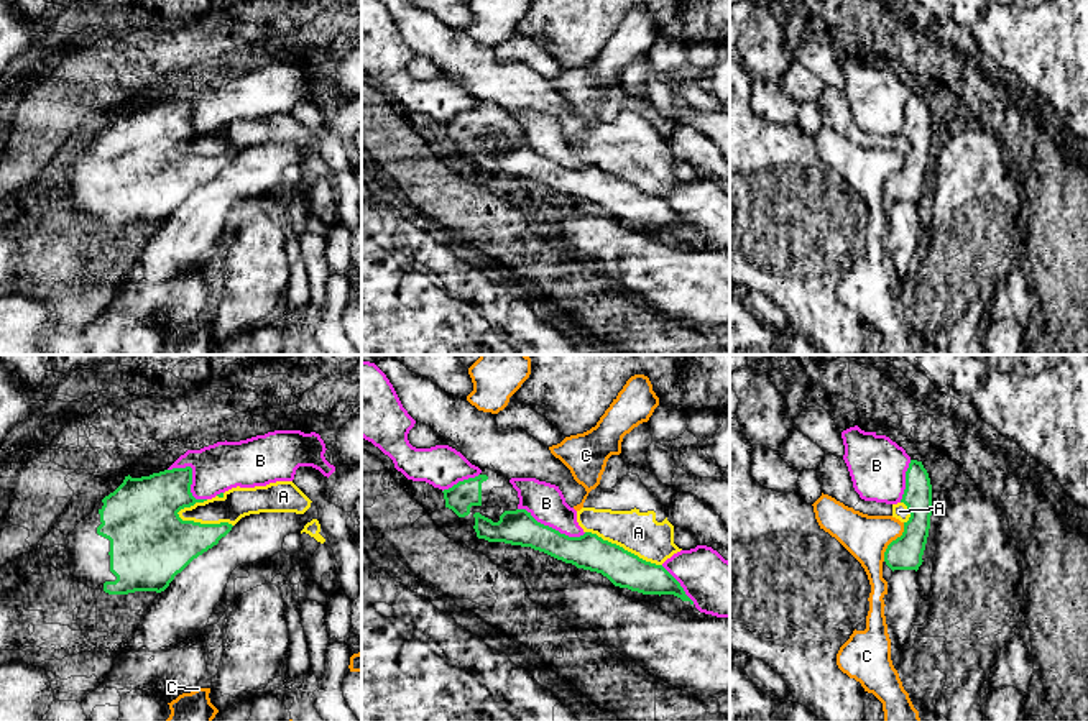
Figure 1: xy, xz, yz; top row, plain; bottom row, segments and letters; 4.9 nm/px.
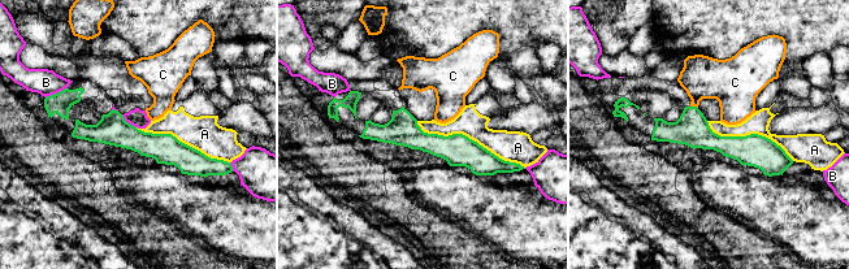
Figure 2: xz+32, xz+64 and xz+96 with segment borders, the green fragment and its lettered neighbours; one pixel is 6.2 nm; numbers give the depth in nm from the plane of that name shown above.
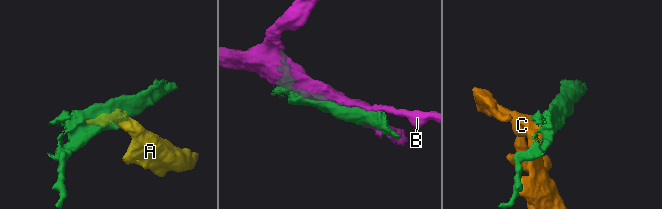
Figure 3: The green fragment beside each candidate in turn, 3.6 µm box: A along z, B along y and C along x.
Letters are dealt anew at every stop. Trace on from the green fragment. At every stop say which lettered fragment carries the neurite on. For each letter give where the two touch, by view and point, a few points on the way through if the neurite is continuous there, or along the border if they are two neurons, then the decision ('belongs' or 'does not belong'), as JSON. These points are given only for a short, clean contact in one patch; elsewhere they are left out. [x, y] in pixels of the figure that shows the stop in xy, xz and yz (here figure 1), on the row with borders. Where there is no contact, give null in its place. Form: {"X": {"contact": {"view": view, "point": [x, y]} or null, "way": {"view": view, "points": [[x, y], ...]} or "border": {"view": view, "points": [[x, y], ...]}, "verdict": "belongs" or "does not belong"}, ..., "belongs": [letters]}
{"A": {"contact": {"view": "xy", "point": [204, 524]}, "verdict": "does not belong"}, "B": {"contact": {"view": "xz", "point": [551, 528]}, "verdict": "does not belong"}, "C": {"contact": {"view": "yz", "point": [893, 541]}, "verdict": "does not belong"}, "belongs": []}

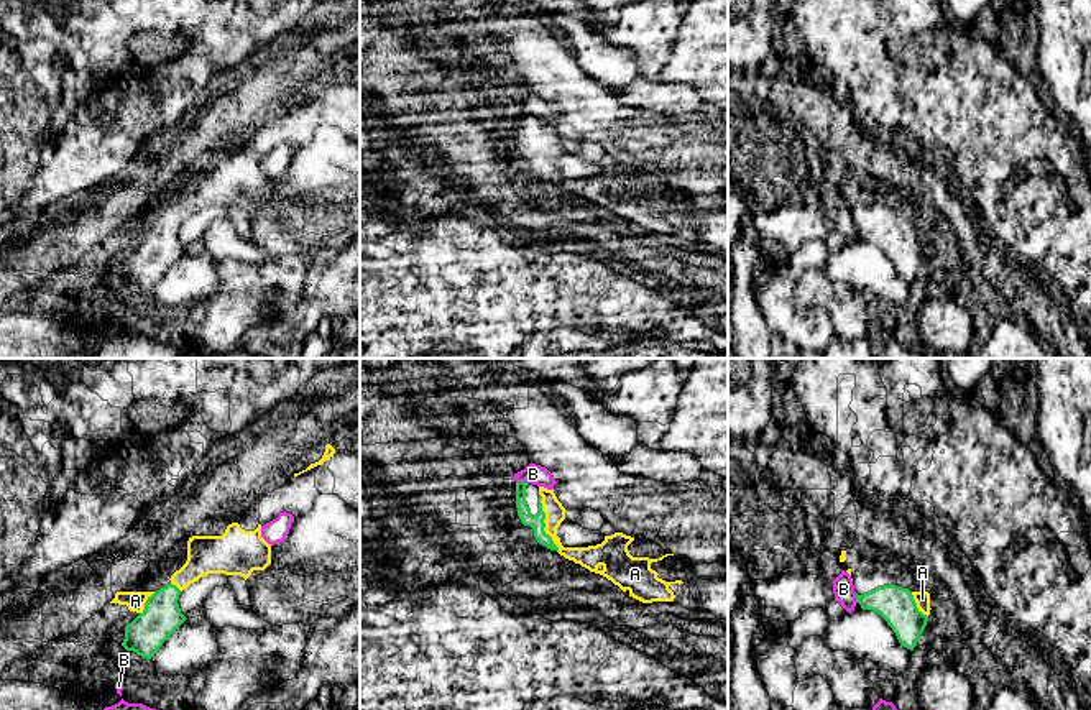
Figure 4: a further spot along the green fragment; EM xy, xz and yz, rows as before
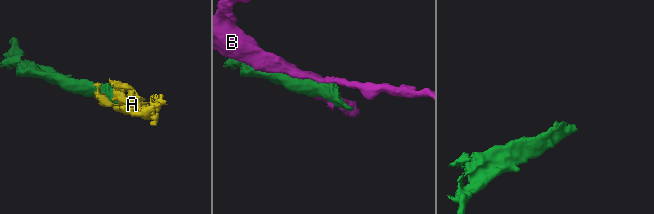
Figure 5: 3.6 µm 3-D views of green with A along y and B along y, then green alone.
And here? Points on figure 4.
{"A": {"contact": {"view": "xz", "point": [544, 523]}, "verdict": "belongs"}, "B": {"contact": {"view": "xz", "point": [523, 482]}, "verdict": "does not belong"}, "belongs": ["A"]}

